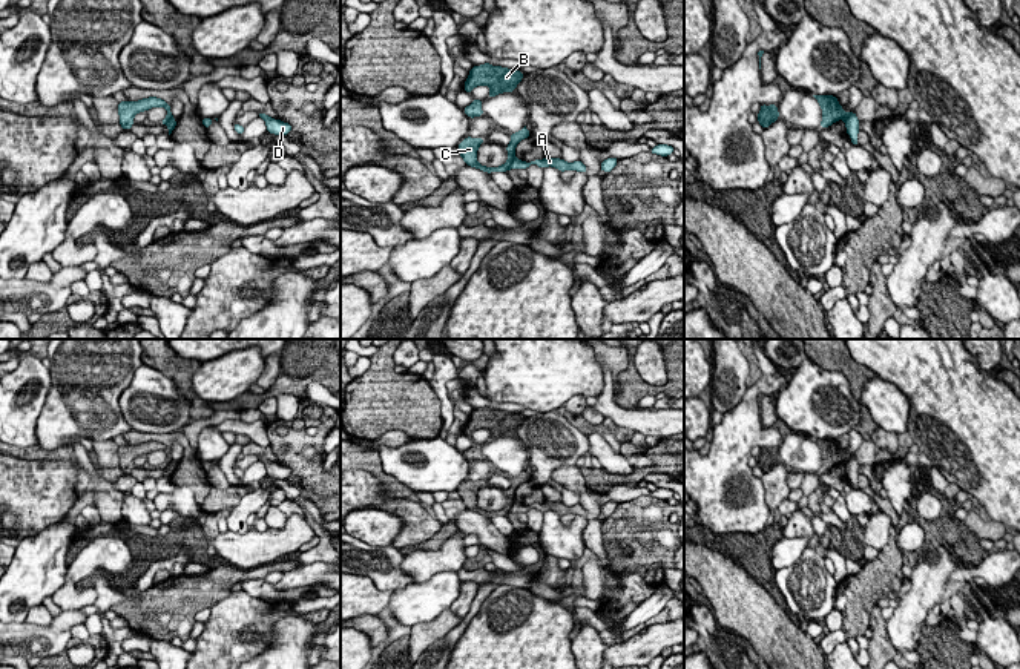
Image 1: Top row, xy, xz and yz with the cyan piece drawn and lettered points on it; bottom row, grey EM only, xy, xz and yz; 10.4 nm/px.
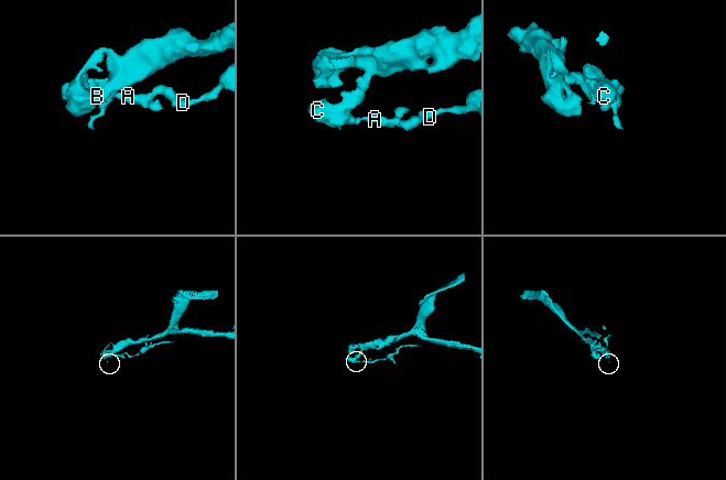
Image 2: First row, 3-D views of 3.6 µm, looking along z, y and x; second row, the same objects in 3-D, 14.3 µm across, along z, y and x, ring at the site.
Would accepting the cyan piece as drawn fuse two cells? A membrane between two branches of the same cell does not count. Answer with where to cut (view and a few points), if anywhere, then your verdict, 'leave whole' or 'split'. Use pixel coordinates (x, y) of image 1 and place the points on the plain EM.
xz (514, 499), (508, 511) | split

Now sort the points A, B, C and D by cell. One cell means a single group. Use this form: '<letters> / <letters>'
A D / B C

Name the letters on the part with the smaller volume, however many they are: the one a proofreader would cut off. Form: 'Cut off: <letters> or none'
Cut off: A, D

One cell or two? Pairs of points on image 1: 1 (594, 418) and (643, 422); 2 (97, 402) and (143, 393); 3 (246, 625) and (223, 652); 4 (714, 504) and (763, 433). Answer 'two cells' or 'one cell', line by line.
1: two cells
2: two cells
3: one cell
4: one cell

